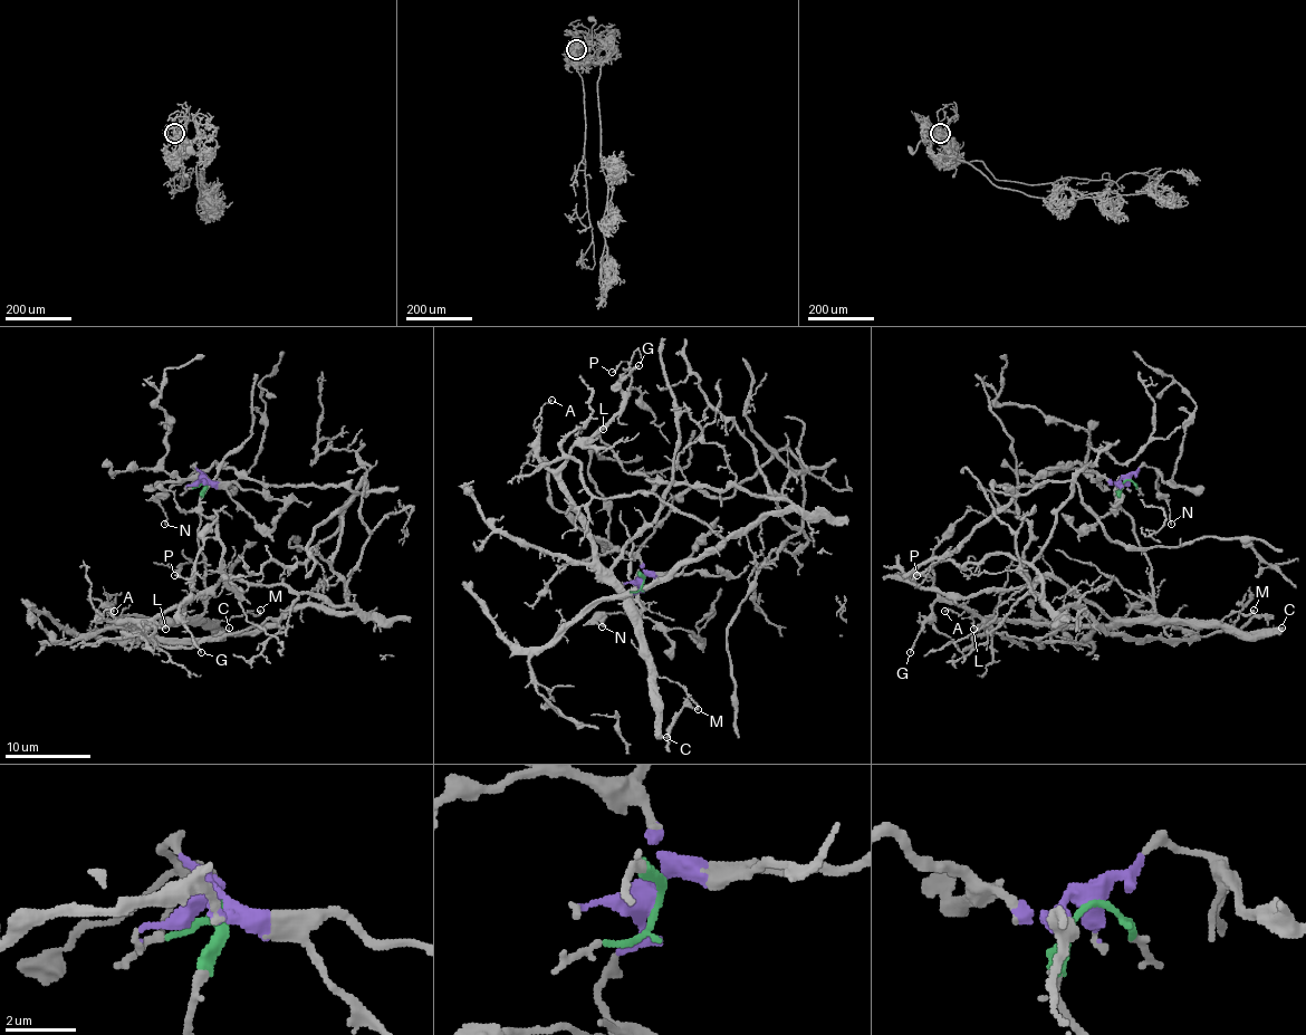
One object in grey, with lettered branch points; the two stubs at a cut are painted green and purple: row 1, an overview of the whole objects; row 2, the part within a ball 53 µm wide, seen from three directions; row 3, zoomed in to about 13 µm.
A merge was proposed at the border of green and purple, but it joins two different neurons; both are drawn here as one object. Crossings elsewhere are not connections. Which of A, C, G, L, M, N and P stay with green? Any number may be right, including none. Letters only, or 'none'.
A, C, G, L, M, P

